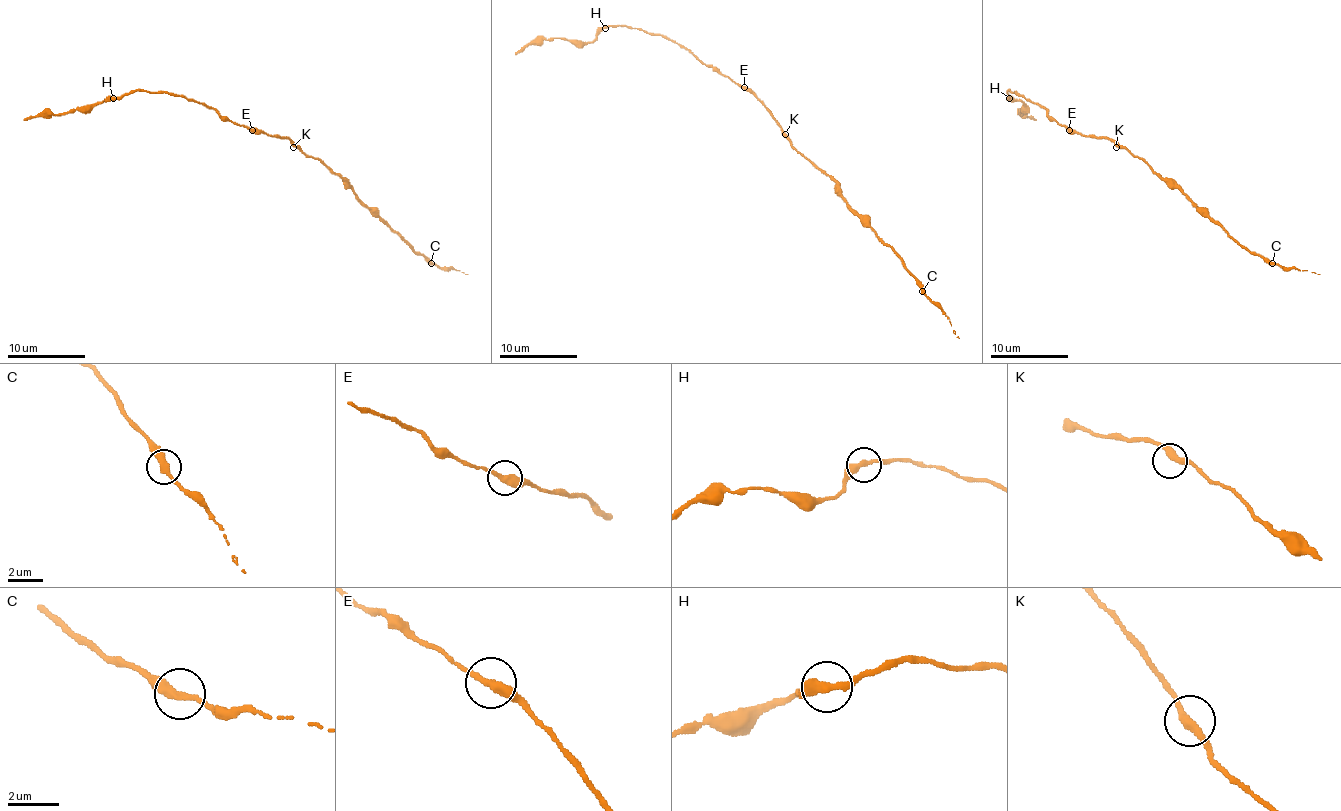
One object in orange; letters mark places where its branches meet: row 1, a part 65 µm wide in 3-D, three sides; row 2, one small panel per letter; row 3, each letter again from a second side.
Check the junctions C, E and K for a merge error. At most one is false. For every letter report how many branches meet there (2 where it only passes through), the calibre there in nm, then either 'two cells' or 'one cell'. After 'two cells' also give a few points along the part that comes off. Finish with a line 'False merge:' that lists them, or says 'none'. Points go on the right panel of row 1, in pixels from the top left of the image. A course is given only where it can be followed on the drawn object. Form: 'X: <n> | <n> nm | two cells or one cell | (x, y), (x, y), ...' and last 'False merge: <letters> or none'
C: 2 | 360 nm | one cell
E: 2 | 360 nm | one cell
K: 2 | 320 nm | one cell
False merge: none

